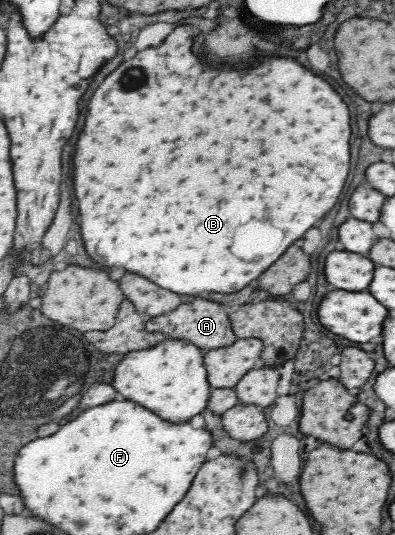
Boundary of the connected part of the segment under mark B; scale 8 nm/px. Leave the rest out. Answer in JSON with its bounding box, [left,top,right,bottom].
[73,25,351,294]

